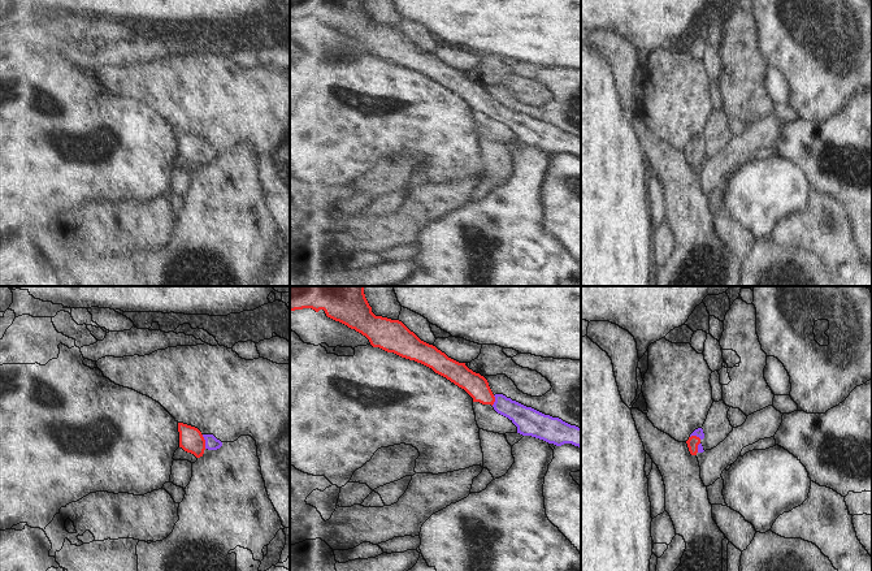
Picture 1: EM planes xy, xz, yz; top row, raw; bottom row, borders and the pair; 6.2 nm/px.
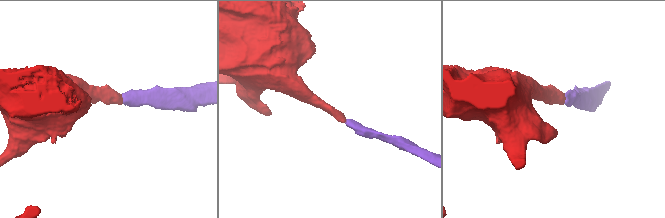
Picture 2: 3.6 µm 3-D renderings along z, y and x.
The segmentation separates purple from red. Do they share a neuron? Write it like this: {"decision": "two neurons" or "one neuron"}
{"decision": "one neuron"}

